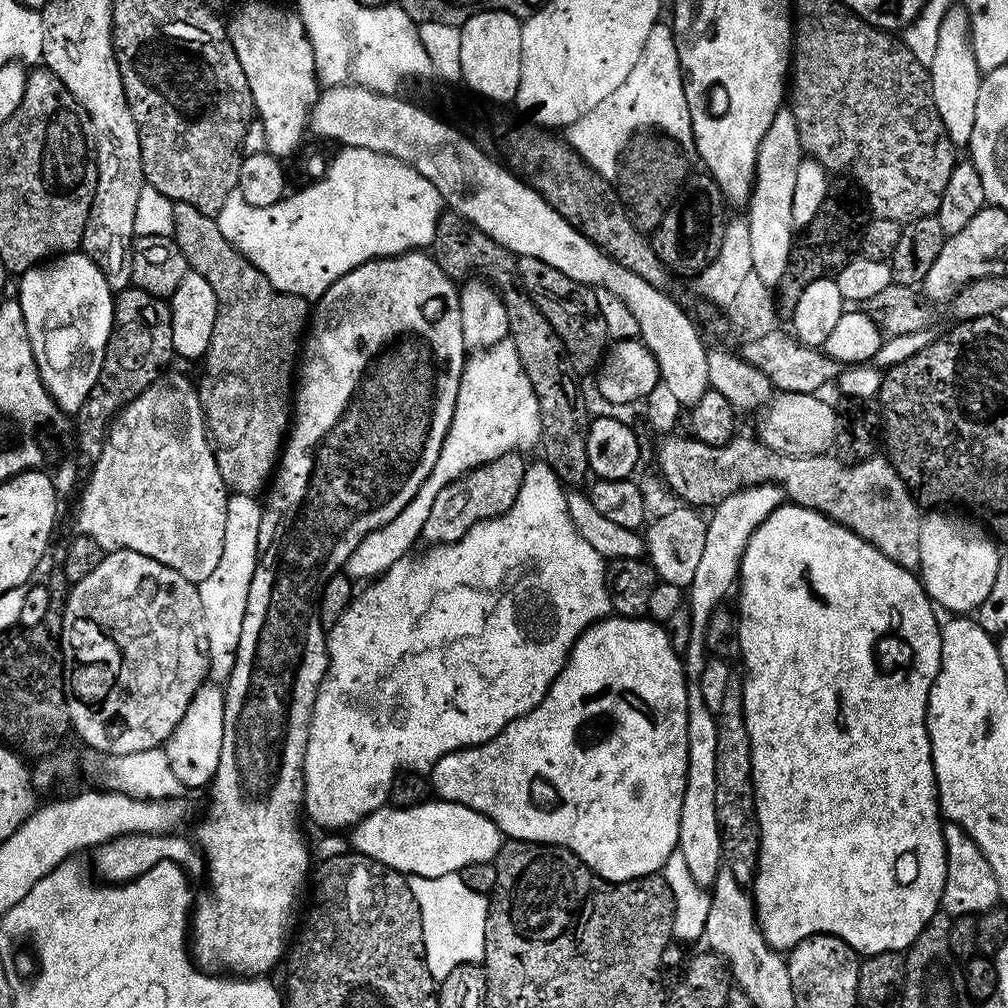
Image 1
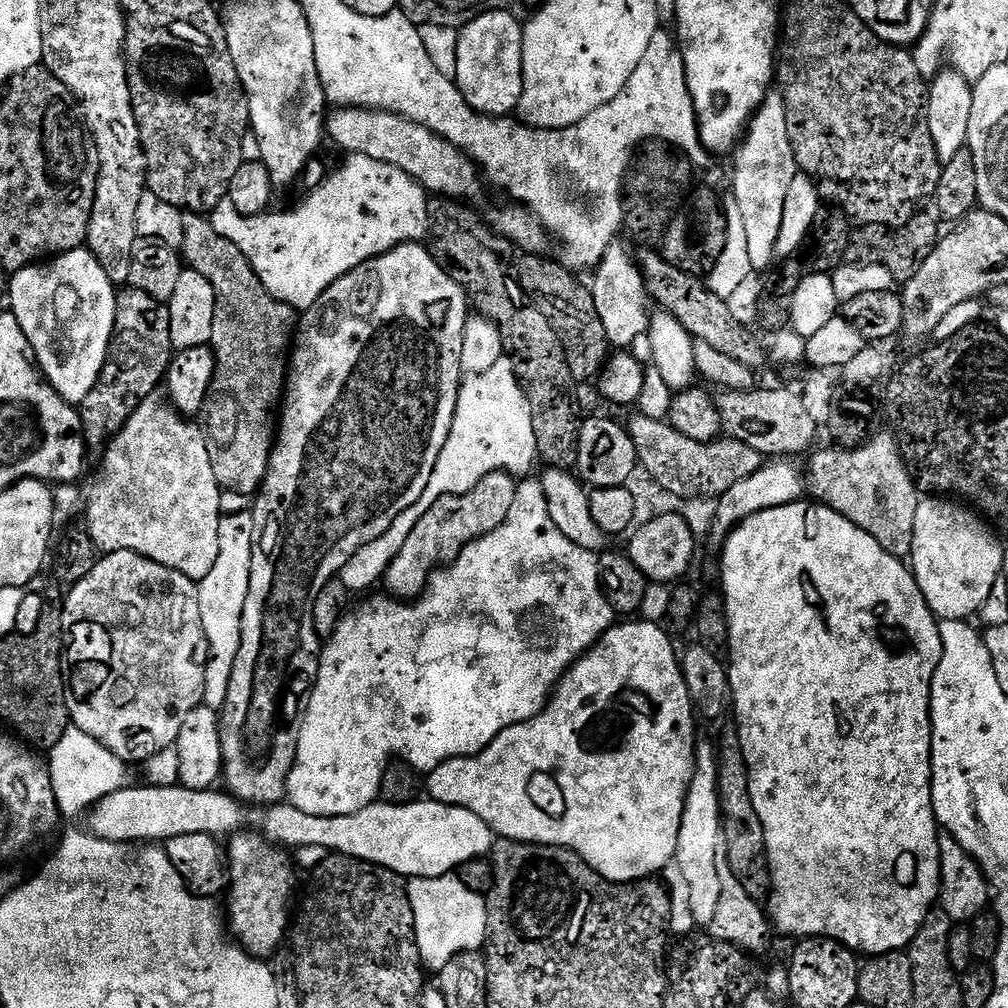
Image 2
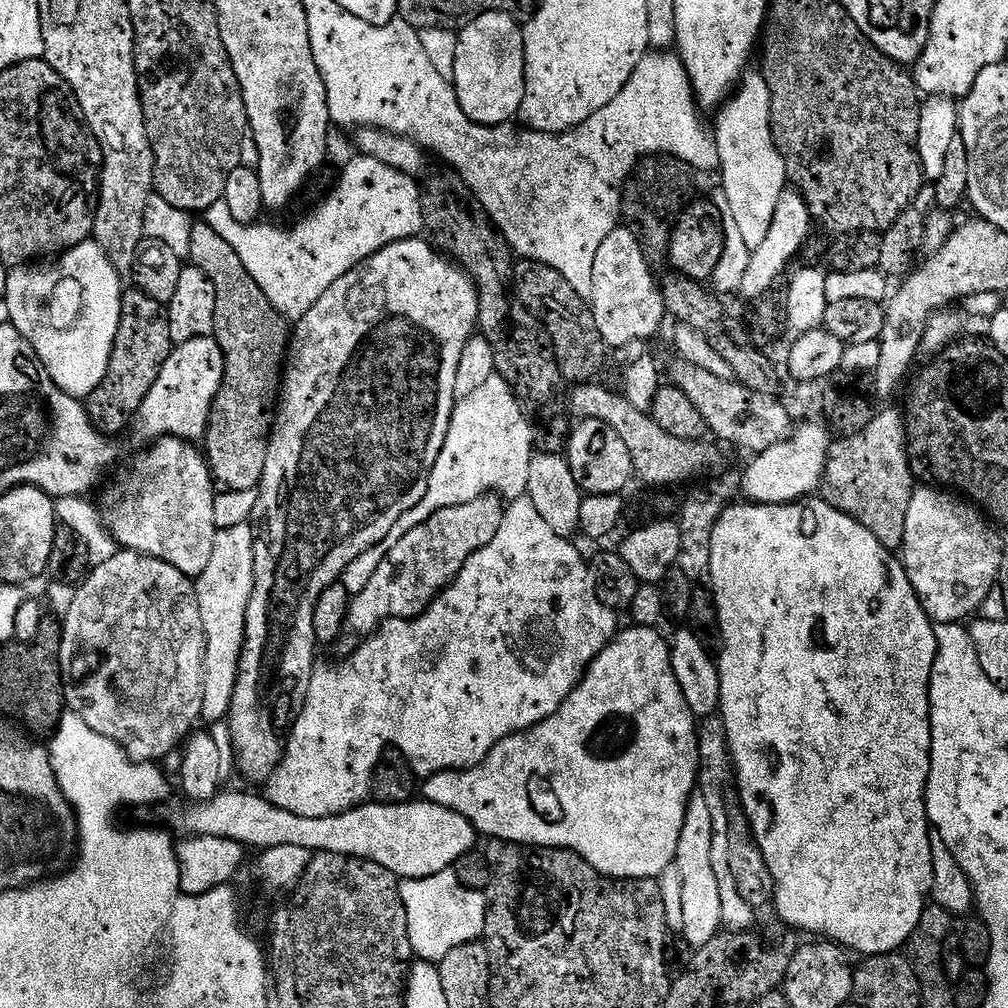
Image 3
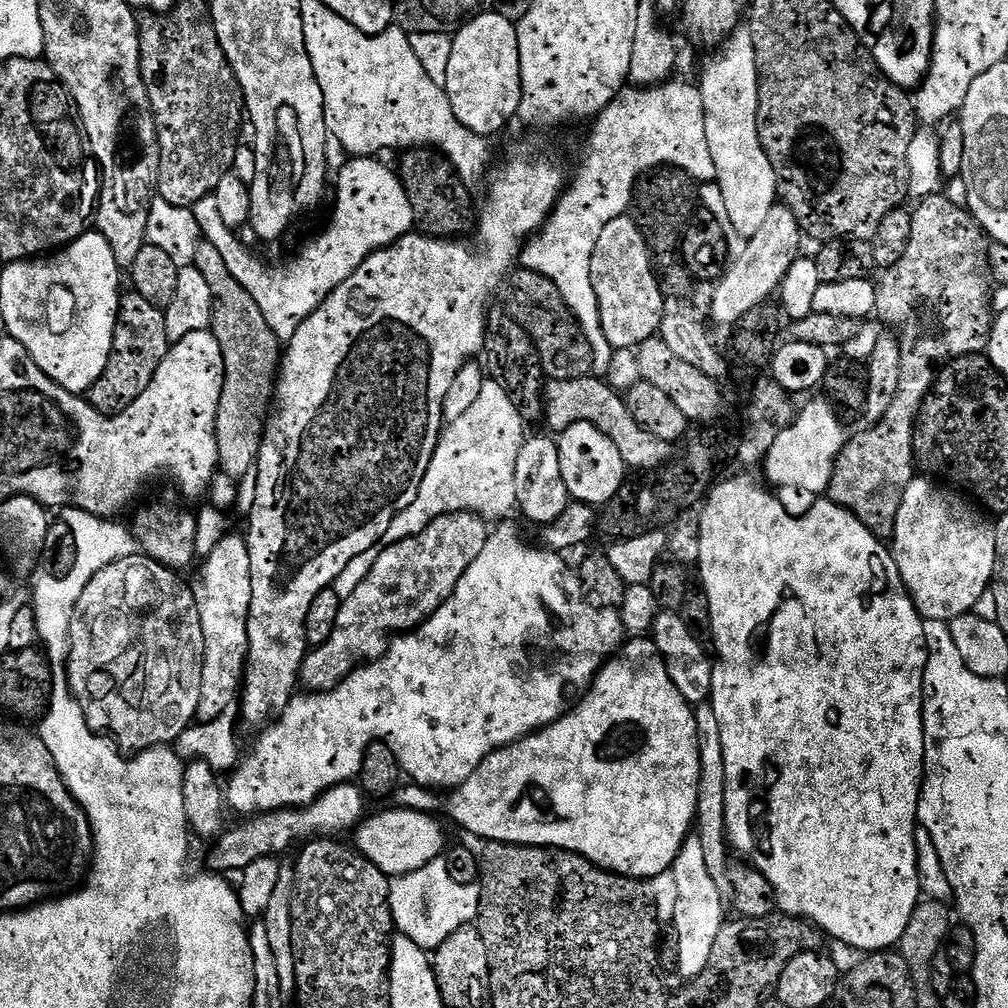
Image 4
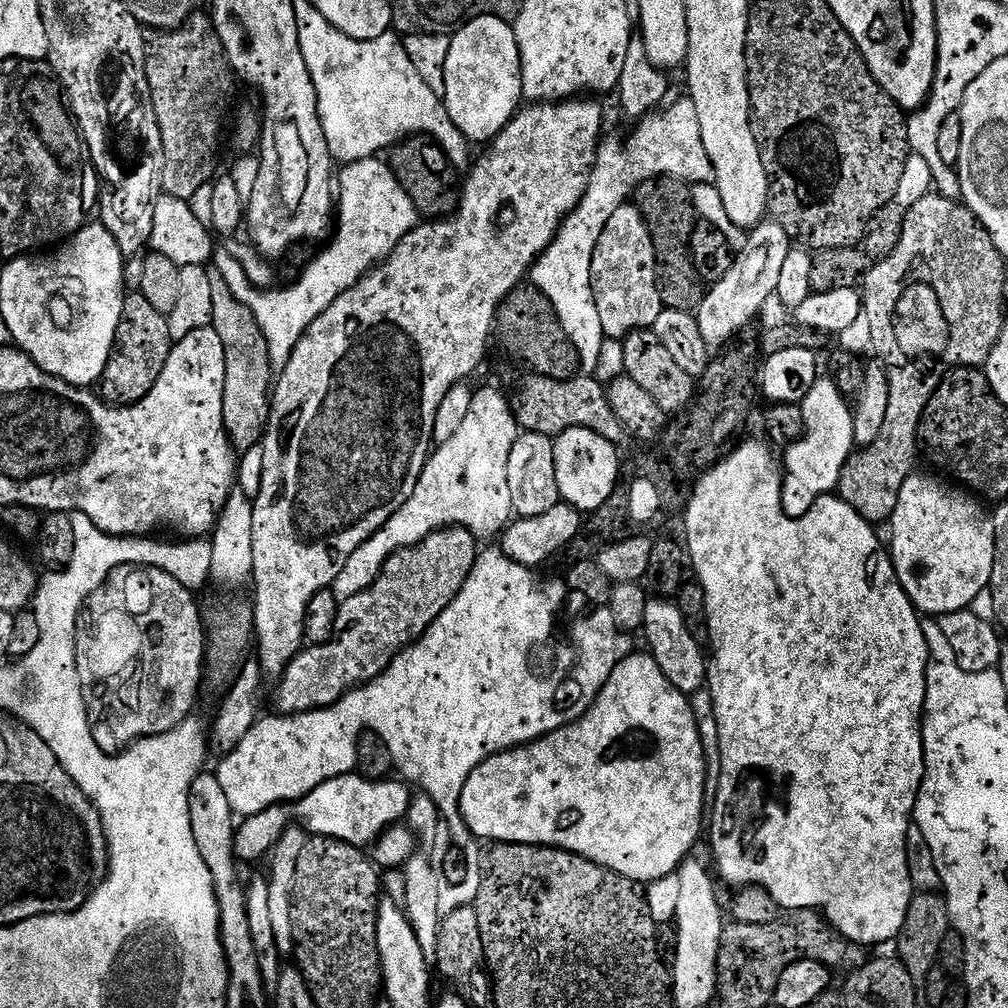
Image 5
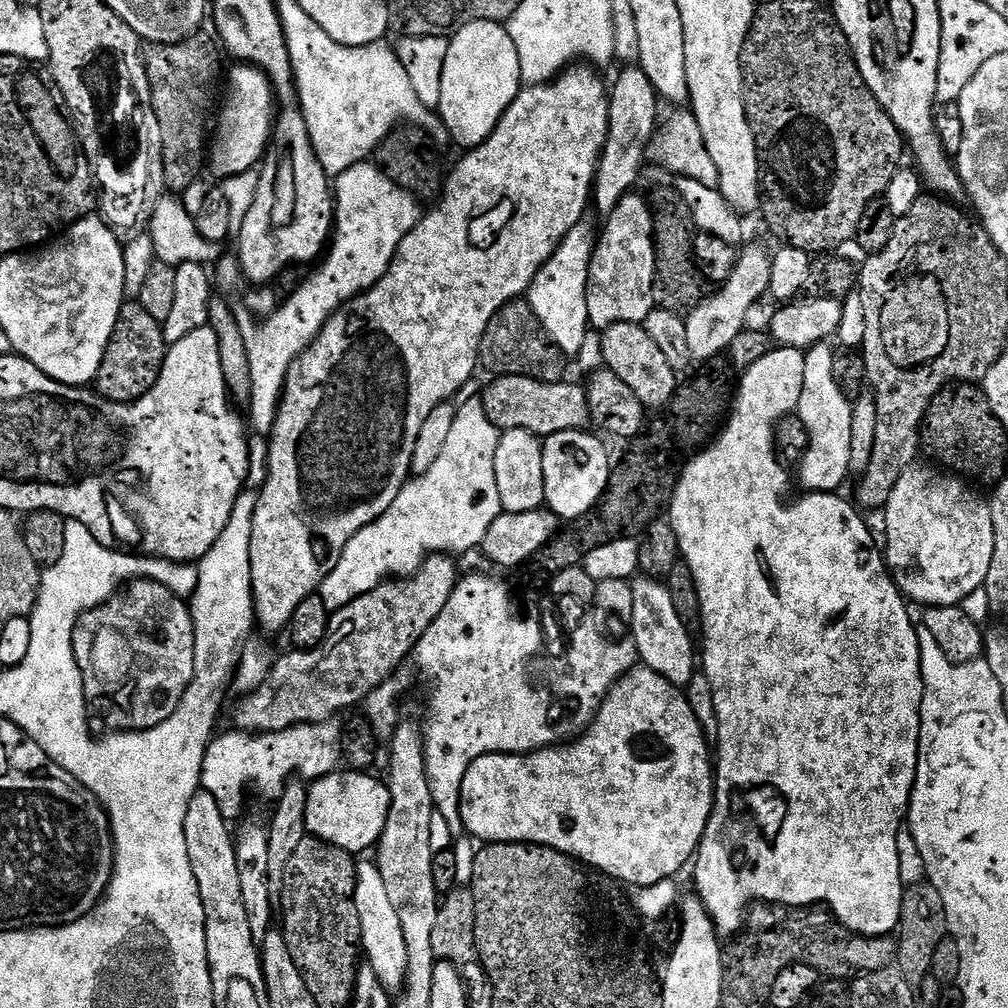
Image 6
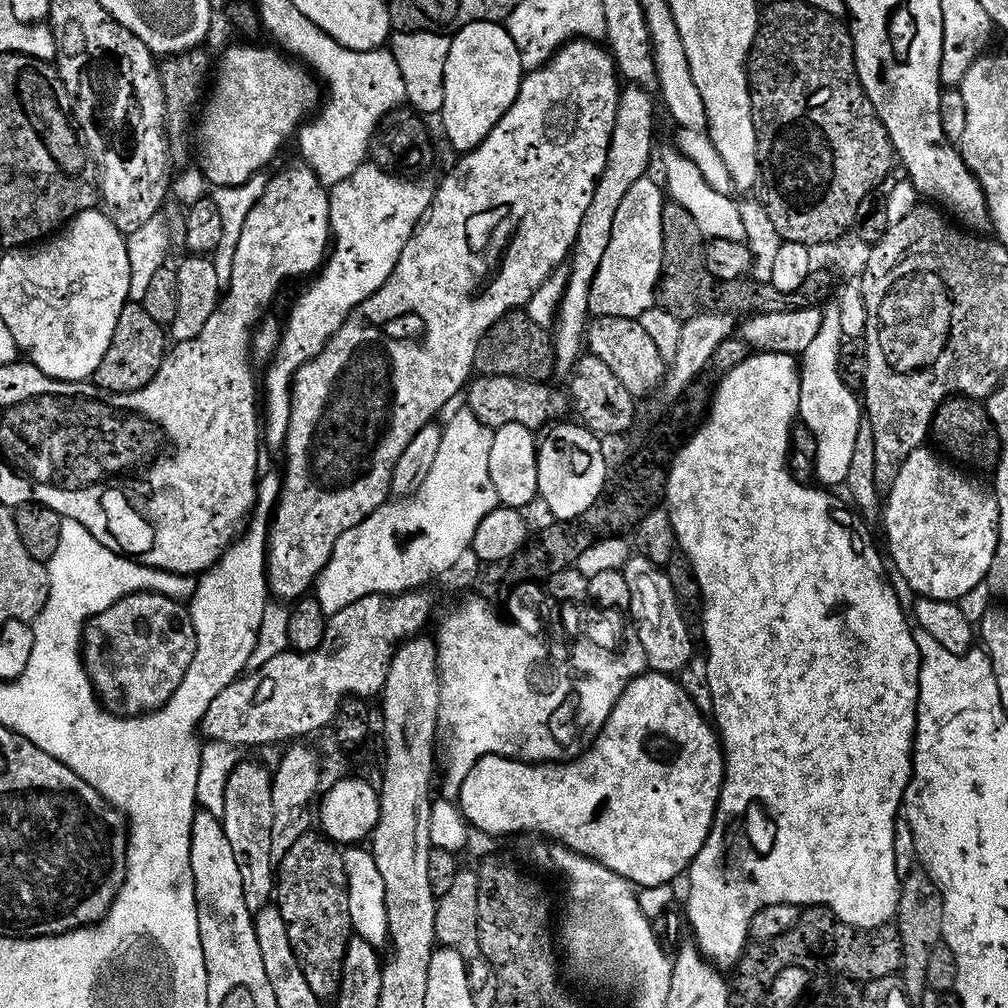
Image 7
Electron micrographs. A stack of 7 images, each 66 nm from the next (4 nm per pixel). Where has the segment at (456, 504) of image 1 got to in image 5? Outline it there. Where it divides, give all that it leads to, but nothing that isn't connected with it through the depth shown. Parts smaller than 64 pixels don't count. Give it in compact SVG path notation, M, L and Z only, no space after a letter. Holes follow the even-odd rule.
M449 526L438 532L431 532L421 544L414 548L401 548L382 566L378 578L366 590L354 594L354 598L341 603L336 615L334 634L324 644L308 646L301 650L284 668L284 673L278 678L280 684L276 688L276 704L281 713L295 714L311 712L313 708L328 708L336 704L344 693L368 684L378 678L390 666L392 658L402 649L416 643L424 631L433 624L454 602L458 590L466 582L470 570L476 565L478 555L477 537L473 536L463 526Z

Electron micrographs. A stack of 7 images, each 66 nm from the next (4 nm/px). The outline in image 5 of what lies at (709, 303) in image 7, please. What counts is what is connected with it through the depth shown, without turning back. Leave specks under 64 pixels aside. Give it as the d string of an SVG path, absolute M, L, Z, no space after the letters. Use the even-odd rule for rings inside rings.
M662 176L658 190L654 190L653 180L642 182L636 188L634 200L654 200L646 212L640 212L650 230L656 255L656 285L660 301L665 309L695 313L704 301L706 281L694 270L690 242L698 223L696 207L692 201L692 189L685 180L673 176Z

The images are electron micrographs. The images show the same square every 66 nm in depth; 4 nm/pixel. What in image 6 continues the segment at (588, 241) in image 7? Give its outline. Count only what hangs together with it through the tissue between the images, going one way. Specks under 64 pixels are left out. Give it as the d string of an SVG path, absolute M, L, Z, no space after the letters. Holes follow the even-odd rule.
M633 64L619 74L615 84L613 82L609 104L608 140L597 165L592 199L602 216L607 216L617 208L618 202L629 195L640 176L644 160L648 158L649 145L658 128L660 97L647 74Z

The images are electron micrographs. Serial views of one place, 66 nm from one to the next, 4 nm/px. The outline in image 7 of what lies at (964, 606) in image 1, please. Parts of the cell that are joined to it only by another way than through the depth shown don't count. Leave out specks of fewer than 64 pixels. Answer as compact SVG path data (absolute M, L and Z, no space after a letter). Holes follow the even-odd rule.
M921 450L906 458L904 469L896 479L895 489L887 493L887 555L896 556L897 570L904 572L904 580L910 587L920 588L918 592L921 597L956 602L979 583L987 581L994 554L998 550L1000 507L991 491L983 492L978 485L968 484L967 478L960 476L959 467L944 468L945 461L936 460L937 453L928 451Z

